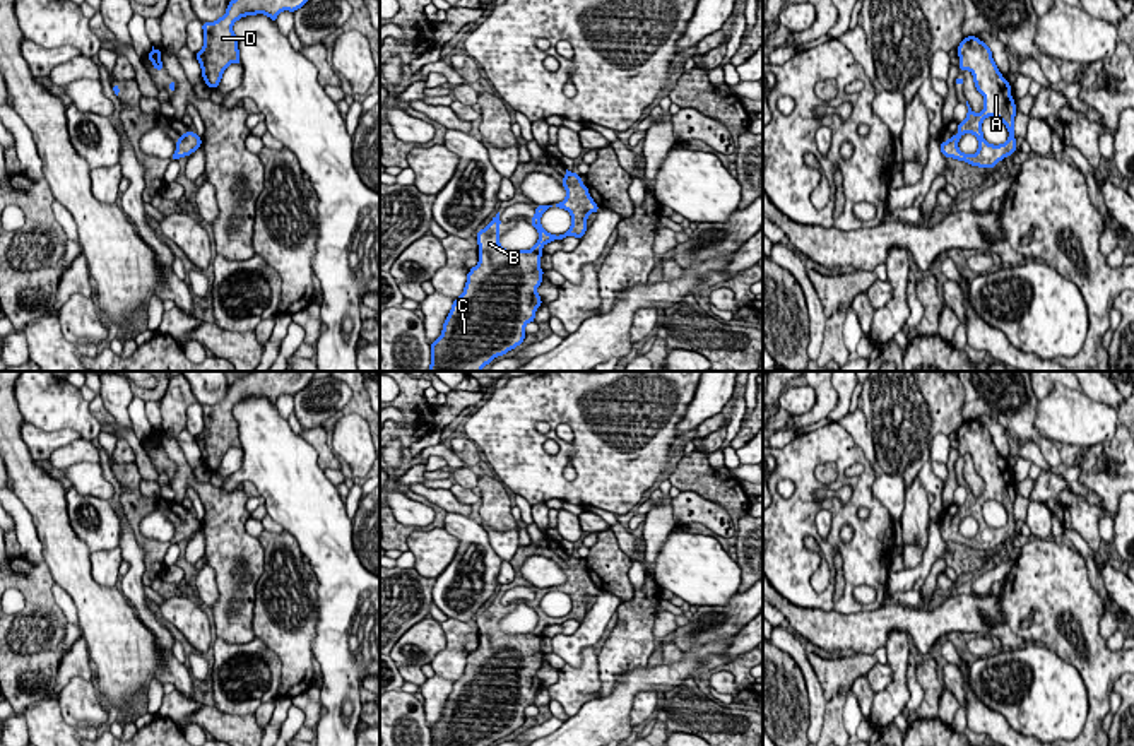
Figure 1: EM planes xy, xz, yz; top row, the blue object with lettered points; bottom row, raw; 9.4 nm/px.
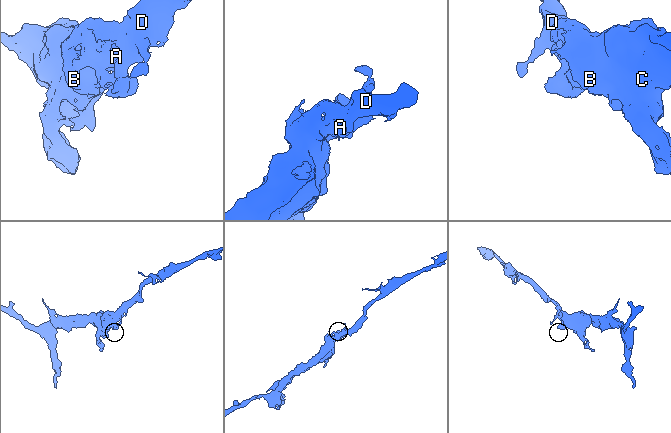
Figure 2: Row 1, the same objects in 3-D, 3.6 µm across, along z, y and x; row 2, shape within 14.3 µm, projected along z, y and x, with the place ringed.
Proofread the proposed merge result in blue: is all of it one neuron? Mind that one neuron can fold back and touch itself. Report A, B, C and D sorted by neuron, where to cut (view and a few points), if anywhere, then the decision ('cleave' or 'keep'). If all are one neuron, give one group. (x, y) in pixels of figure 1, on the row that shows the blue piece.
A B C D | no cut | keep

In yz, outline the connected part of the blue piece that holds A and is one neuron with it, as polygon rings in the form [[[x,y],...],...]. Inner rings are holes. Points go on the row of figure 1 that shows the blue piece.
[[[968,36],[960,43],[958,56],[958,68],[972,72],[975,87],[983,96],[985,104],[982,113],[977,115],[966,101],[968,113],[958,123],[958,133],[941,142],[939,149],[946,159],[953,157],[978,168],[995,168],[999,161],[1016,152],[1013,132],[1016,104],[1011,96],[1011,84],[999,72],[990,48],[977,36]],[[989,116],[995,116],[1006,125],[1009,137],[1004,144],[994,145],[983,139],[982,123]],[[965,133],[973,133],[978,140],[978,149],[972,156],[958,149],[958,142]]]

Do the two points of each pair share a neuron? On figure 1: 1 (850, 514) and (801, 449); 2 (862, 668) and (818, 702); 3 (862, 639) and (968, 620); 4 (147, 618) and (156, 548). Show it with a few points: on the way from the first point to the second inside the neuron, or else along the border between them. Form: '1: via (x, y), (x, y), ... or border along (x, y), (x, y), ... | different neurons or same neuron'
1: via (856, 490), (842, 476), (842, 462), (825, 449) | same neuron
2: border along (809, 659), (809, 666), (826, 700) | different neurons
3: via (888, 620), (943, 620) | same neuron
4: border along (132, 531), (144, 551), (146, 568) | different neurons

